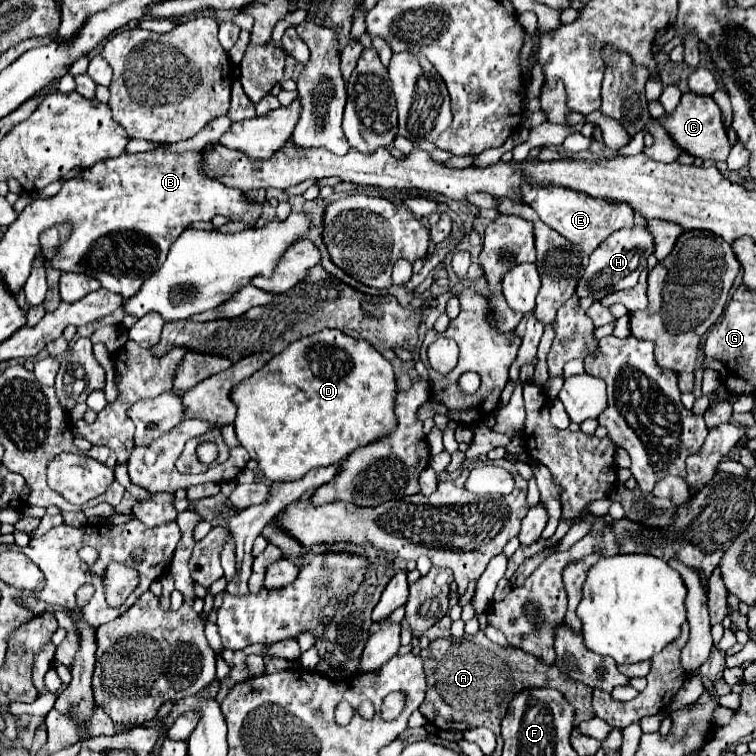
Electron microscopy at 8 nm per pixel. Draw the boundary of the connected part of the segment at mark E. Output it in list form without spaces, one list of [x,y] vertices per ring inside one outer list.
[[[523,183],[521,201],[533,207],[545,225],[561,233],[565,239],[577,243],[587,255],[593,253],[599,247],[599,243],[607,239],[611,233],[623,227],[633,227],[633,209],[627,207],[627,203],[611,203],[607,199],[595,199],[587,193],[567,189],[567,187],[557,187],[557,185],[535,187]]]

